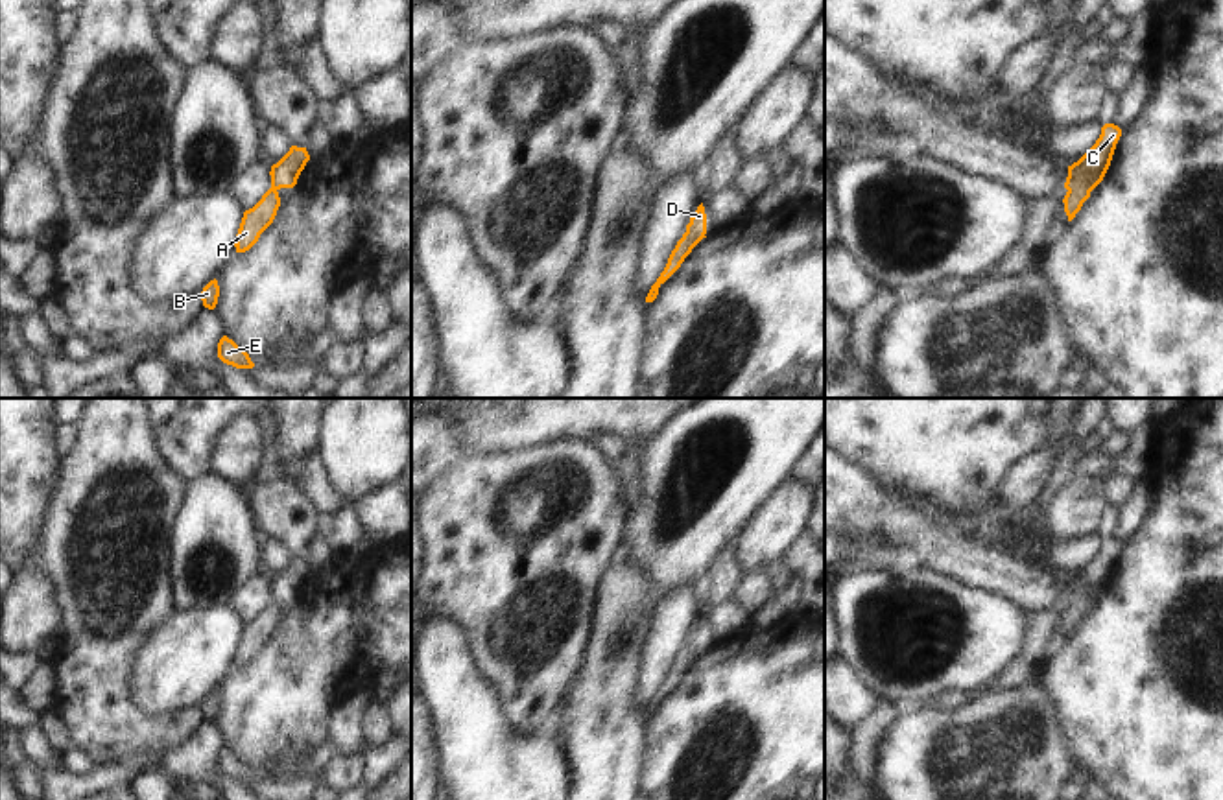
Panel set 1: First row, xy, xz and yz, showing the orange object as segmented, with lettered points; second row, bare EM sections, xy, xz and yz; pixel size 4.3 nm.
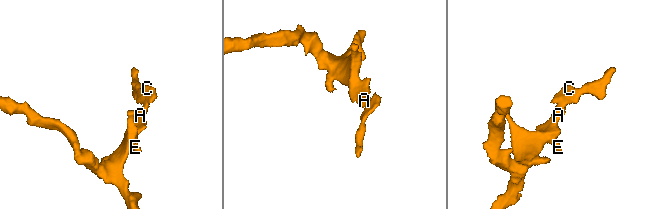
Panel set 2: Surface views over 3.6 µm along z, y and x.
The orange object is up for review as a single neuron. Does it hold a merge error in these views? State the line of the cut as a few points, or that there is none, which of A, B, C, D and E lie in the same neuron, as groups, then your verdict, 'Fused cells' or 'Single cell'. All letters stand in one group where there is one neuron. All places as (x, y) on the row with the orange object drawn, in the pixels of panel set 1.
No split. Groups: A B C D E. Single cell.

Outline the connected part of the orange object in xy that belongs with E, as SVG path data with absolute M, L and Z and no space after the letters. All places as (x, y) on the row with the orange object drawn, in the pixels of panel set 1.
M223 335L218 343L218 358L227 363L232 365L236 369L253 369L255 363L251 361L249 354L240 348L232 339L229 339L227 335Z

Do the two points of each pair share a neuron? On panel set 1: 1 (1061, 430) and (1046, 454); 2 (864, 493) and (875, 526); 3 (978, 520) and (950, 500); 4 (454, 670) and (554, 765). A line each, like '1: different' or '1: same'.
1: different
2: same
3: different
4: same

